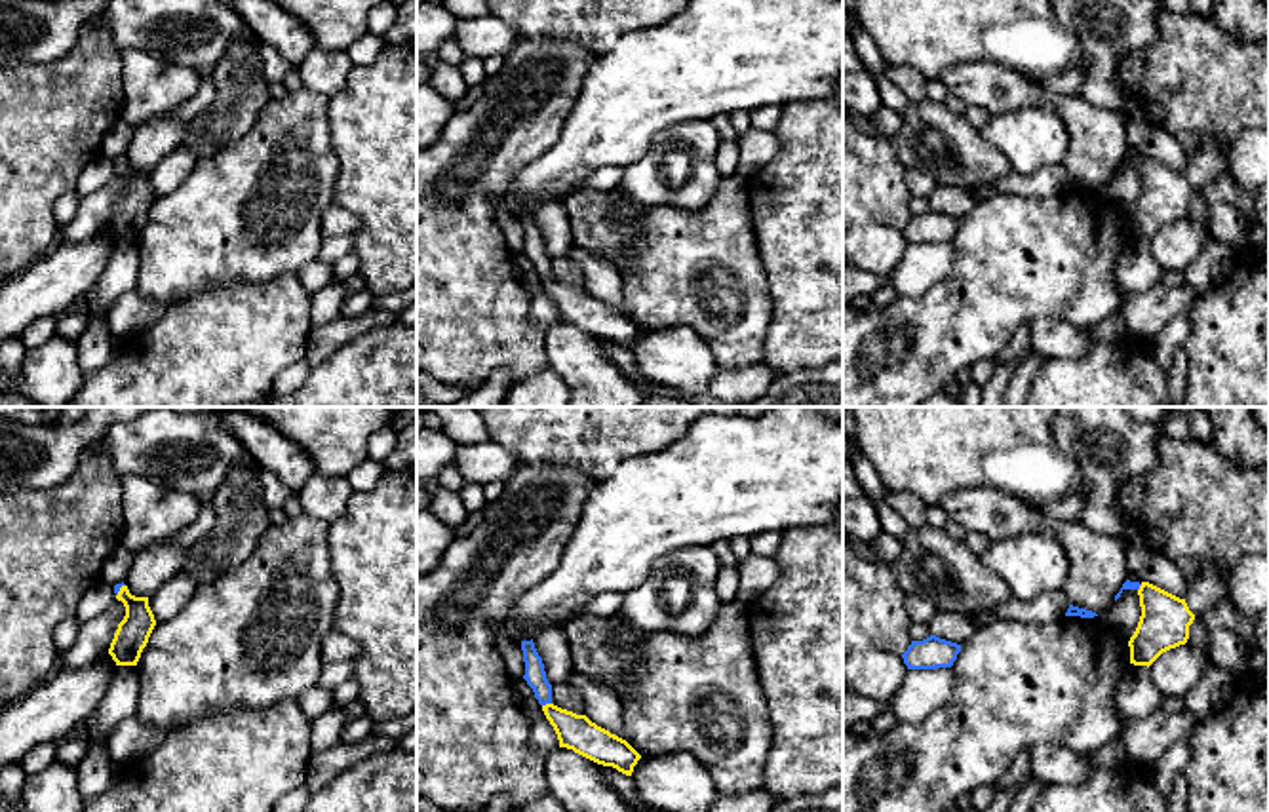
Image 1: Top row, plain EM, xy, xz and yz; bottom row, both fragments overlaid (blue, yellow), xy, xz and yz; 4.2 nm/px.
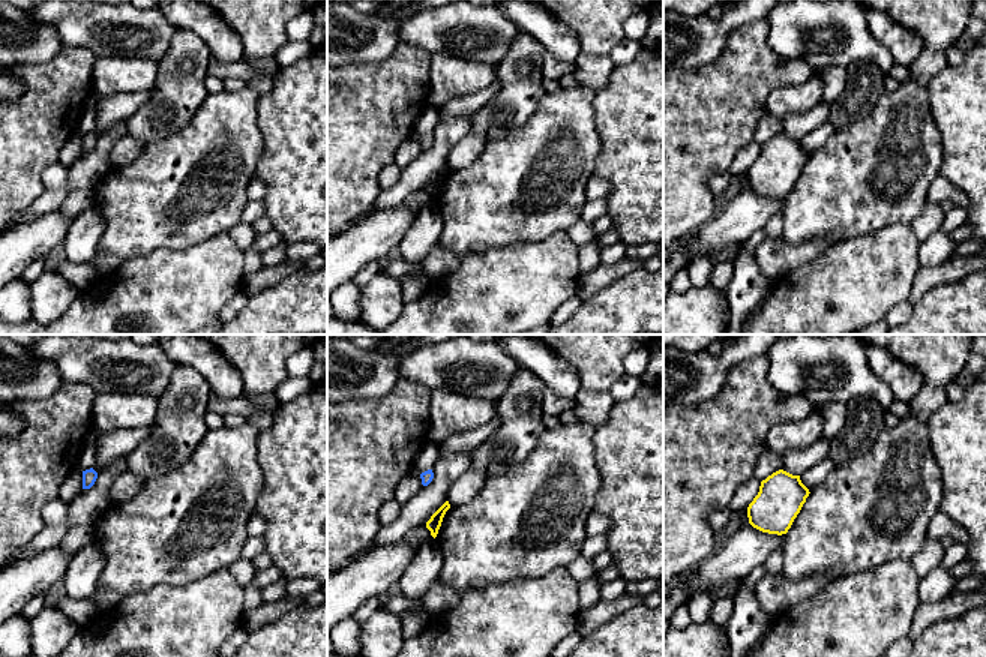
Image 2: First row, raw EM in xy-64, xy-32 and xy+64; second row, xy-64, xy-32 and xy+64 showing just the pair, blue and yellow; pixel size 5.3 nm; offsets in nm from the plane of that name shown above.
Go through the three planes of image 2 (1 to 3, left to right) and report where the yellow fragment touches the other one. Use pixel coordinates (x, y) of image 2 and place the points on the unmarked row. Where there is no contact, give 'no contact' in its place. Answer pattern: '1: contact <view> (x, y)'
1: no contact
2: no contact
3: no contact

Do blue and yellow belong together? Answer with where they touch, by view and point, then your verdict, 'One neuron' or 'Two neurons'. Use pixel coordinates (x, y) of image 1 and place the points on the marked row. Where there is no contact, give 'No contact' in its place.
Touches blue at xz (546, 702). One neuron

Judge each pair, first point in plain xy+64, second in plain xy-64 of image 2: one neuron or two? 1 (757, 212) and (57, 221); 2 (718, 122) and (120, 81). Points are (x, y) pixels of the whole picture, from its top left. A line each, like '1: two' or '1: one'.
1: one
2: two

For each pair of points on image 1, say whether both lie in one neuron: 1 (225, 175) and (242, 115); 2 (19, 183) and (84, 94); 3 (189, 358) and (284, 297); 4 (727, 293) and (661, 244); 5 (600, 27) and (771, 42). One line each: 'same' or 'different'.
1: different
2: same
3: same
4: same
5: different

